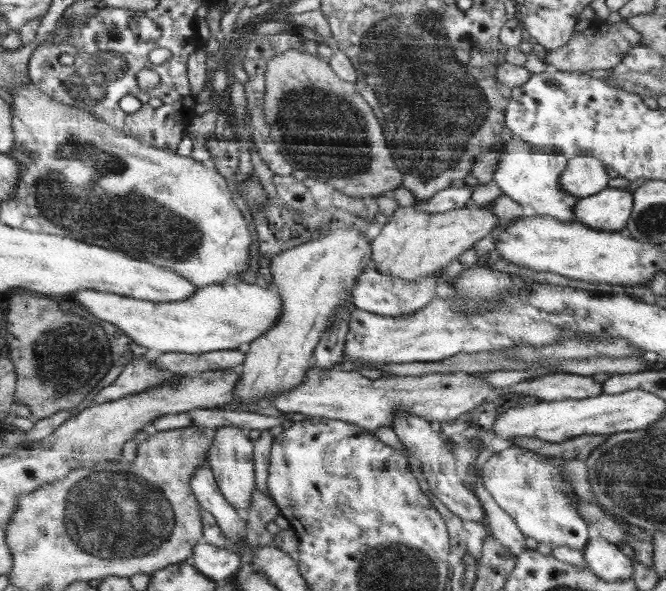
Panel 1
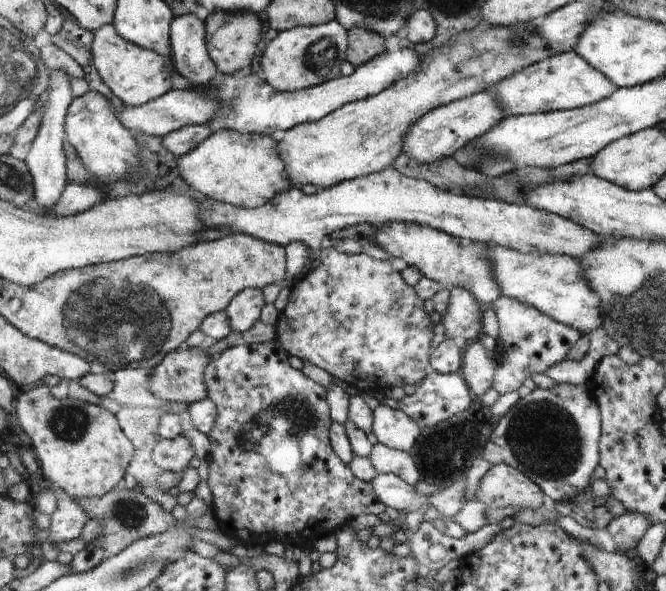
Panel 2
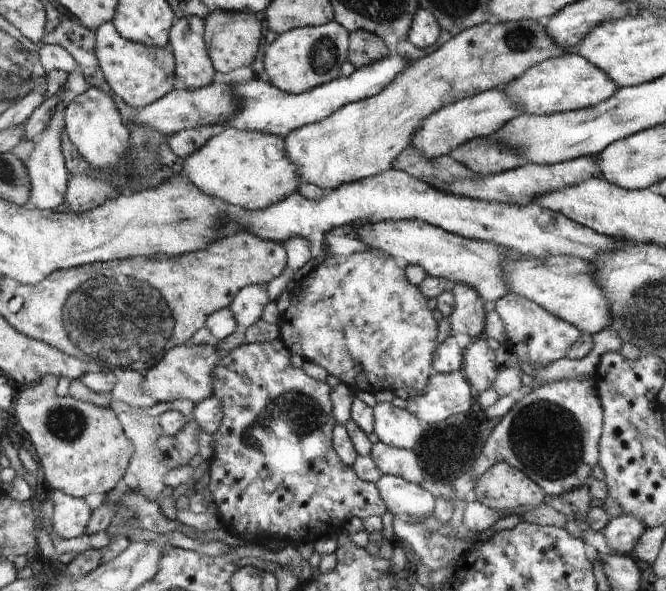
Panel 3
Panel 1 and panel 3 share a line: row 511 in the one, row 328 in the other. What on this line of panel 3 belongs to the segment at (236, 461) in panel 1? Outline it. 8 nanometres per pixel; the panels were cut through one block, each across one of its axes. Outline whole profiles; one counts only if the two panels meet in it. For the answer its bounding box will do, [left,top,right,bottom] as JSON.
[229,284,269,331]

